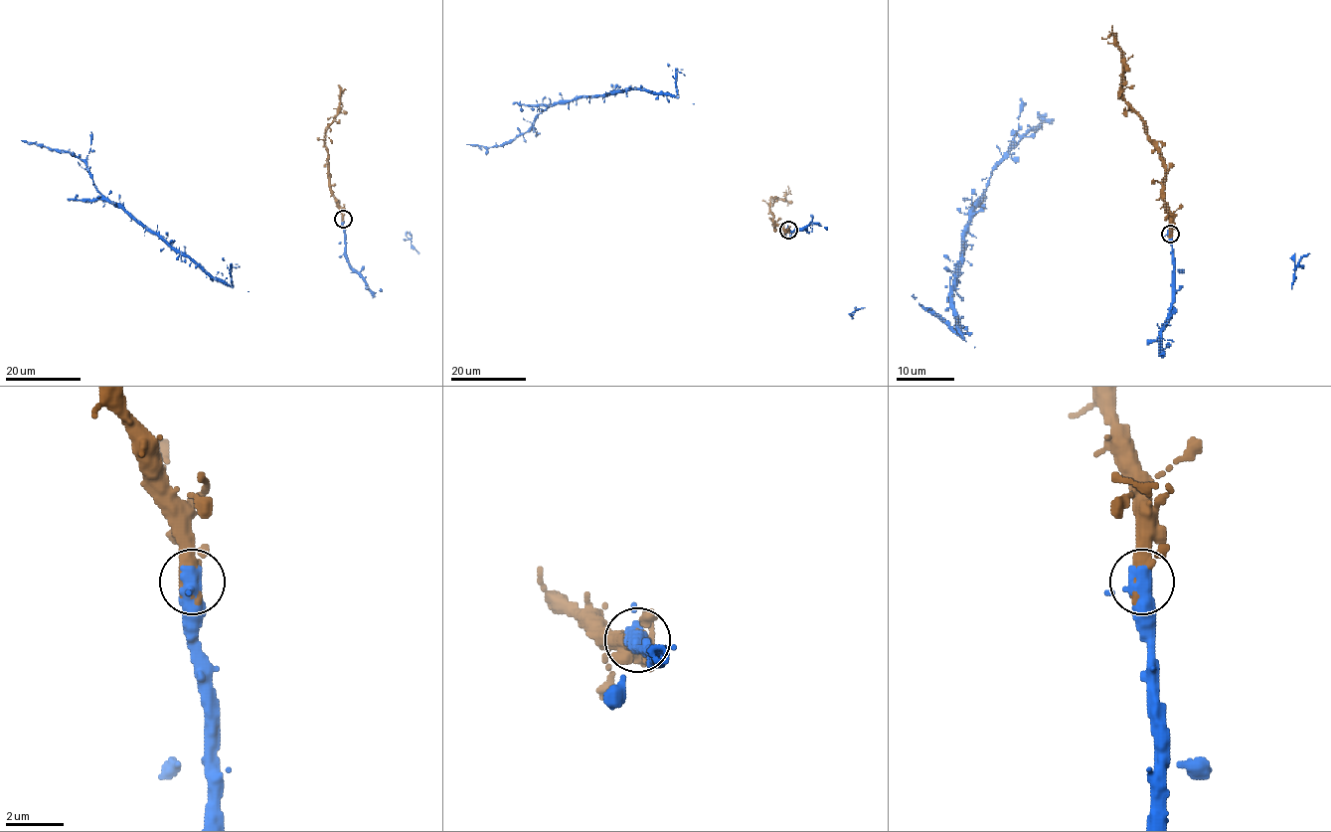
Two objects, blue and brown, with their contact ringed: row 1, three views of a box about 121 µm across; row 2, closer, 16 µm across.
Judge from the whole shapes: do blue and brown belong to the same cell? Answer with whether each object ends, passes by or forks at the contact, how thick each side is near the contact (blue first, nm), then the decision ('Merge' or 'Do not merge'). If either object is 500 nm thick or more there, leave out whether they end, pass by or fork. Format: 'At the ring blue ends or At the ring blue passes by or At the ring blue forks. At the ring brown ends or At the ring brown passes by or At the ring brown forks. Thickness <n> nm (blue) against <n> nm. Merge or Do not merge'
At the ring blue passes by. At the ring brown passes by. Thickness 440 nm (blue) against 480 nm. Merge

